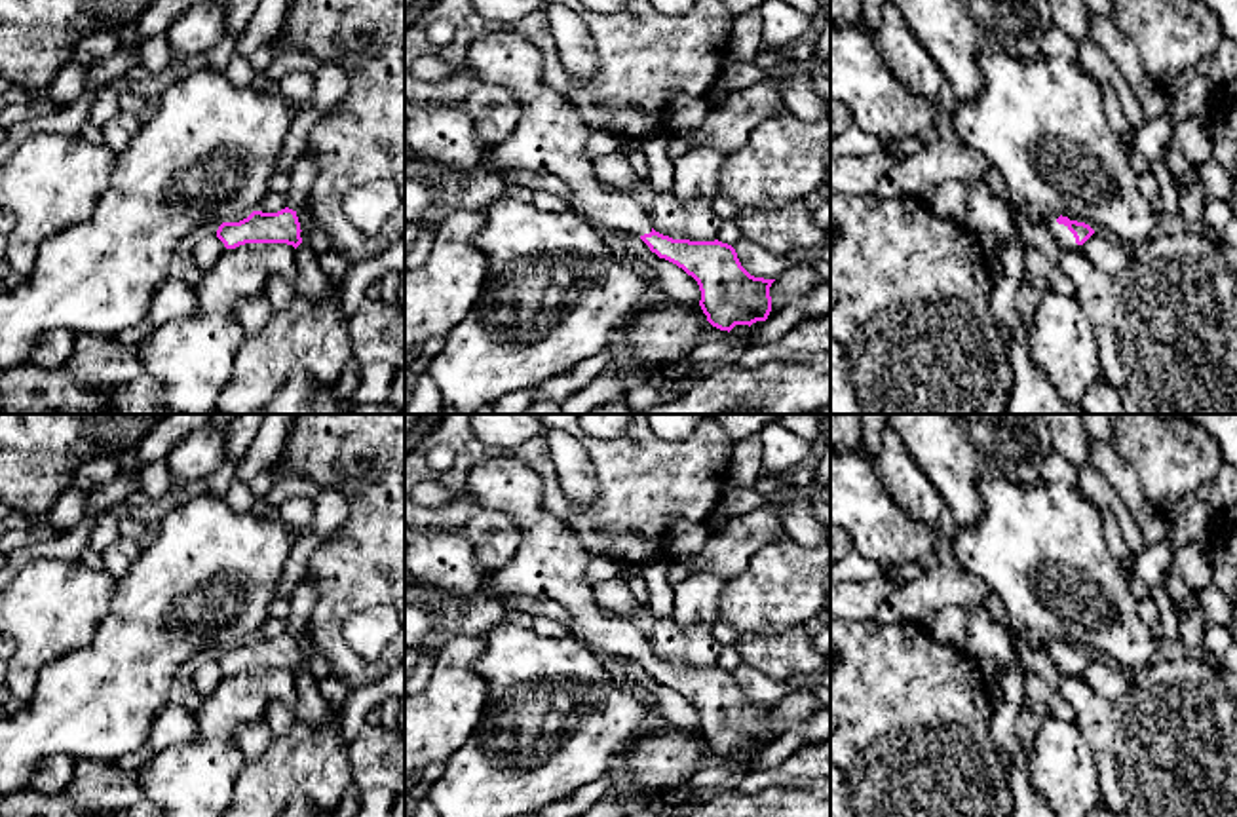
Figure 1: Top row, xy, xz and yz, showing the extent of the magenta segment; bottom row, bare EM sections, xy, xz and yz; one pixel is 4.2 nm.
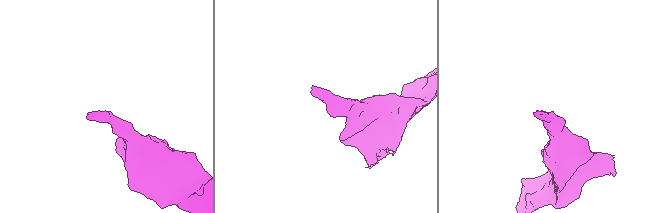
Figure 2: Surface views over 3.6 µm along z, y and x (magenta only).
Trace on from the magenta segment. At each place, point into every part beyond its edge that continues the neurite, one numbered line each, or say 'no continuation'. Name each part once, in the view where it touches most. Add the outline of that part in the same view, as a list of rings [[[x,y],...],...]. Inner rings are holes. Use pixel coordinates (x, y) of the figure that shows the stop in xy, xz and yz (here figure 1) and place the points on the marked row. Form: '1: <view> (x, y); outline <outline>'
1: yz (1059, 232); outline [[[1045,213],[1043,226],[1051,236],[1051,239],[1055,239],[1058,247],[1064,247],[1064,249],[1081,249],[1081,245],[1075,243],[1075,238],[1068,230],[1068,226],[1056,222],[1058,217],[1060,215]]]

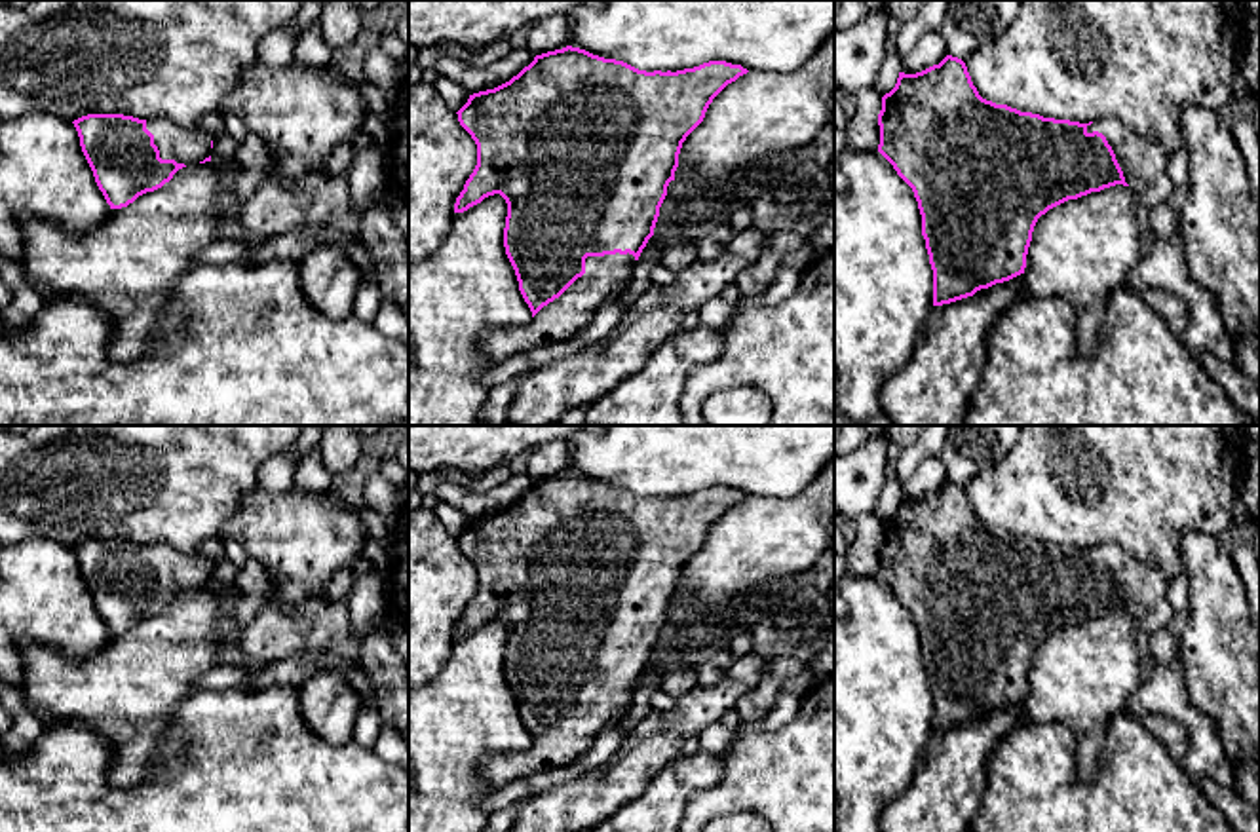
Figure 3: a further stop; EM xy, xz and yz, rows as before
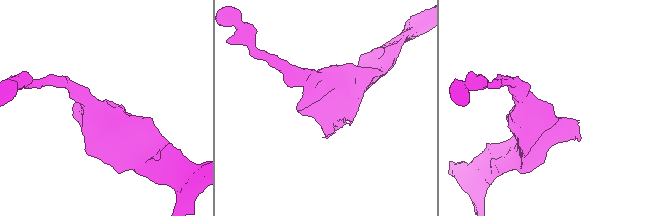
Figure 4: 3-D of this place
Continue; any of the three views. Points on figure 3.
1: xz (605, 276); outline [[[633,255],[587,256],[585,274],[559,298],[544,306],[525,327],[488,327],[481,332],[481,350],[492,363],[517,353],[563,342],[587,327],[597,310],[629,281],[637,260]]]

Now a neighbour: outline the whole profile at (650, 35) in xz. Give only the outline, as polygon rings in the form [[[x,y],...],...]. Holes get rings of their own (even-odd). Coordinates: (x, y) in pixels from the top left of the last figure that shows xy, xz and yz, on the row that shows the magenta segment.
[[[601,0],[566,17],[568,46],[639,70],[726,61],[787,72],[834,30],[834,0]]]

